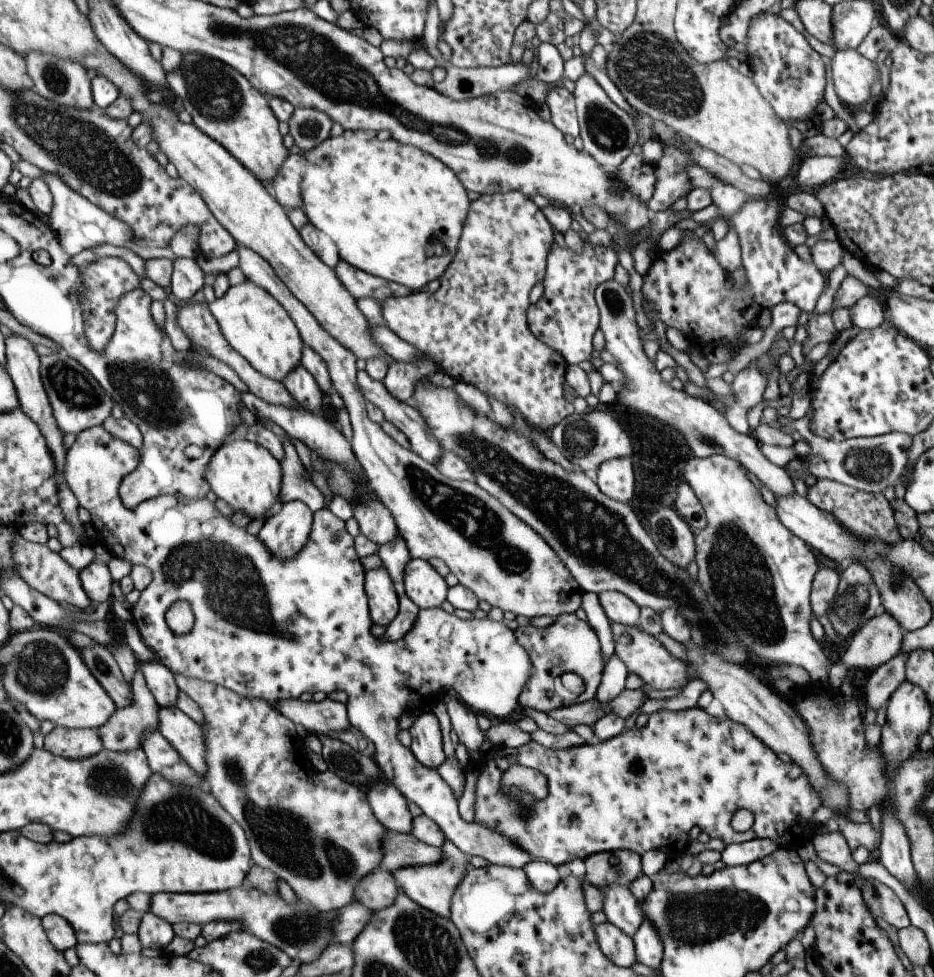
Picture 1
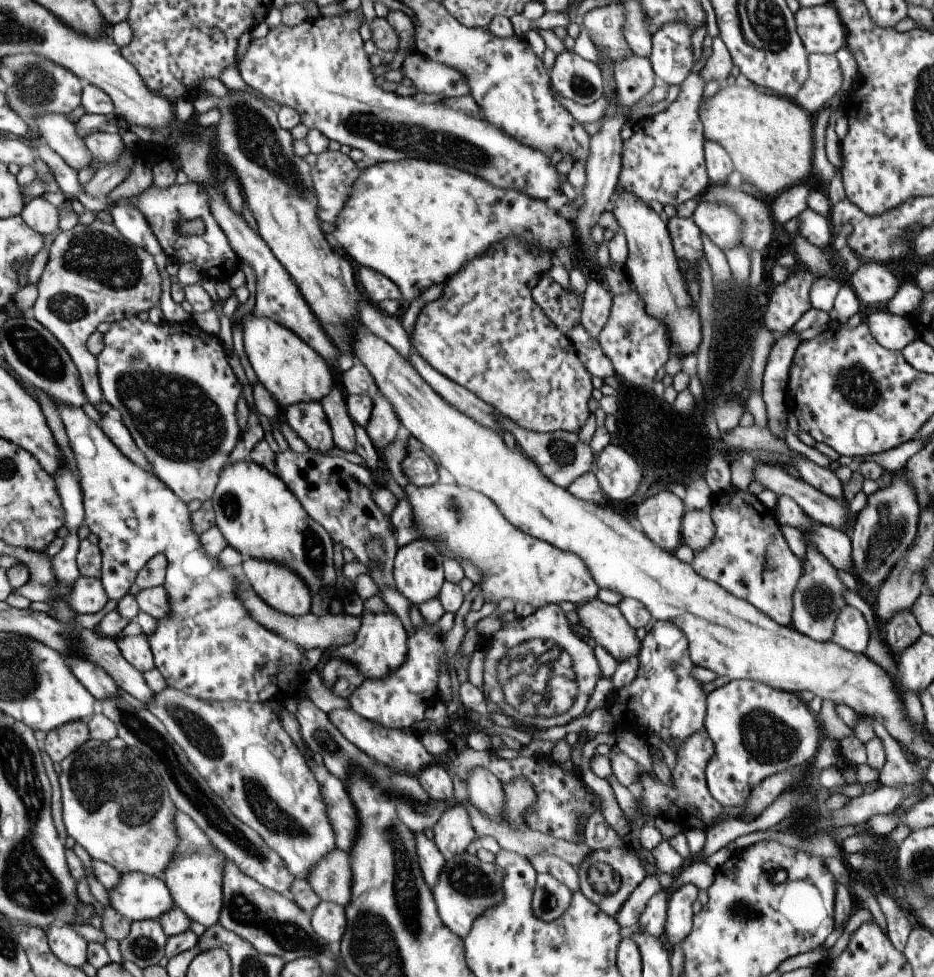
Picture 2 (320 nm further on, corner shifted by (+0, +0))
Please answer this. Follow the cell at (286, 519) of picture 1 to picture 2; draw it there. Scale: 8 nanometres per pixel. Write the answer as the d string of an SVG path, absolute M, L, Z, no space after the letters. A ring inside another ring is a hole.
M244 559L243 573L255 595L283 615L297 617L310 613L311 592L292 571L256 559Z

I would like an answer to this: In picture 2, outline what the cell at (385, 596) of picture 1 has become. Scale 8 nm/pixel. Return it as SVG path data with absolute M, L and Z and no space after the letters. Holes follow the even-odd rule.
M393 612L361 614L360 628L356 638L350 644L344 645L335 651L322 654L322 660L340 659L352 665L364 680L379 681L390 673L398 670L406 660L406 641L408 636L404 632L400 621Z

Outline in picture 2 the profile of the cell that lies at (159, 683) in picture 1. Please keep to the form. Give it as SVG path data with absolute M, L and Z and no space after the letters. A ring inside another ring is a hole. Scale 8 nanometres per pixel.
M143 635L119 636L115 639L121 657L139 673L146 672L153 667L152 653L148 640Z

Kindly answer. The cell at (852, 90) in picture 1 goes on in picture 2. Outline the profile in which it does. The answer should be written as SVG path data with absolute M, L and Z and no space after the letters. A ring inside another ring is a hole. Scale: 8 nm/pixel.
M808 53L806 61L808 73L791 100L814 117L839 90L841 72L833 55Z

